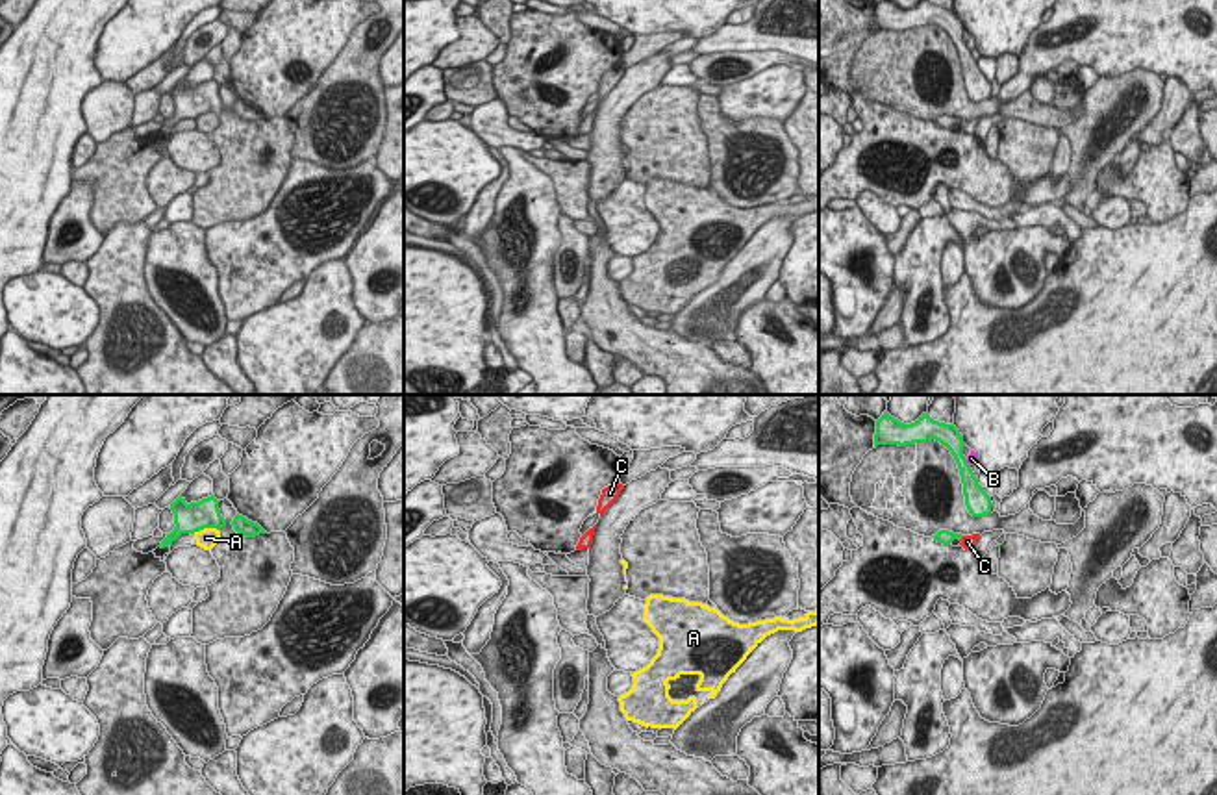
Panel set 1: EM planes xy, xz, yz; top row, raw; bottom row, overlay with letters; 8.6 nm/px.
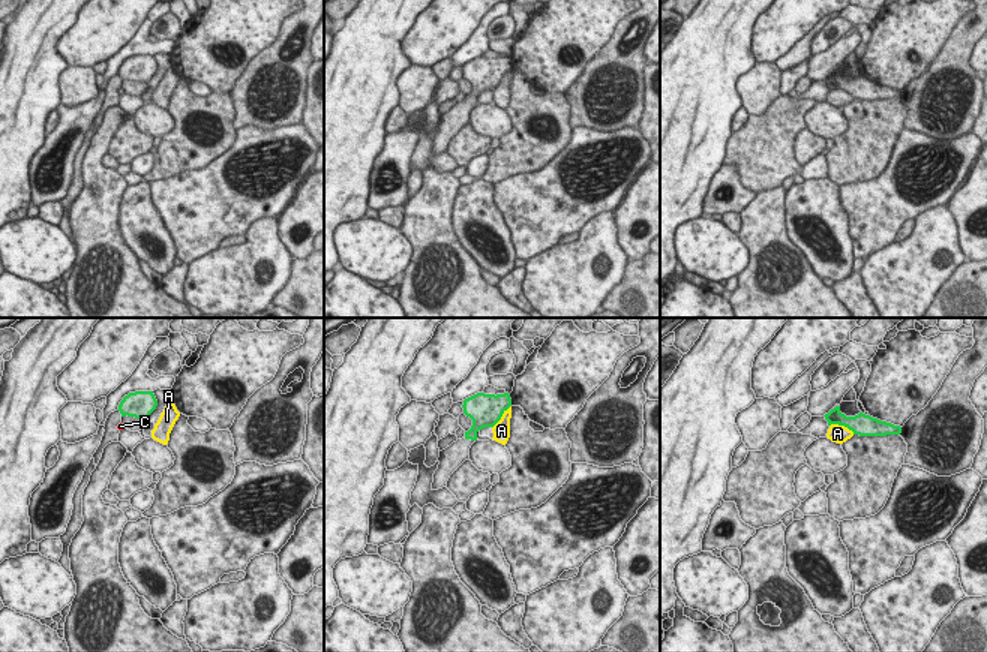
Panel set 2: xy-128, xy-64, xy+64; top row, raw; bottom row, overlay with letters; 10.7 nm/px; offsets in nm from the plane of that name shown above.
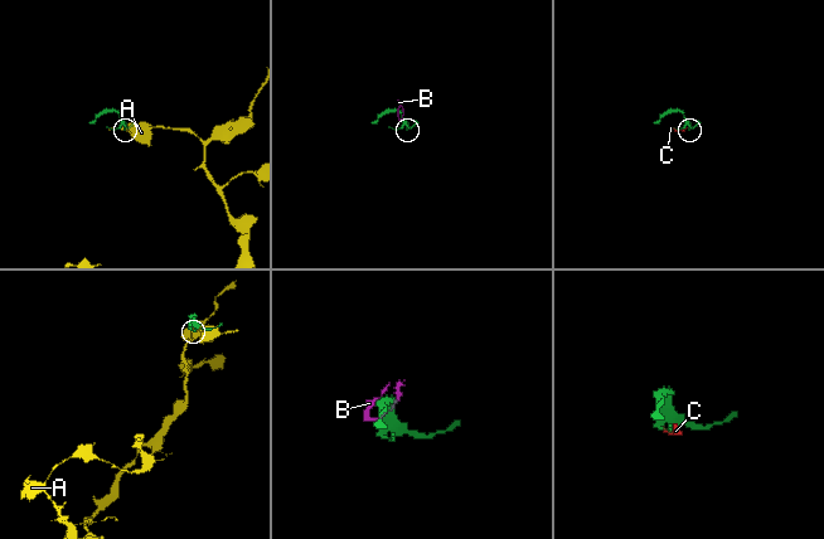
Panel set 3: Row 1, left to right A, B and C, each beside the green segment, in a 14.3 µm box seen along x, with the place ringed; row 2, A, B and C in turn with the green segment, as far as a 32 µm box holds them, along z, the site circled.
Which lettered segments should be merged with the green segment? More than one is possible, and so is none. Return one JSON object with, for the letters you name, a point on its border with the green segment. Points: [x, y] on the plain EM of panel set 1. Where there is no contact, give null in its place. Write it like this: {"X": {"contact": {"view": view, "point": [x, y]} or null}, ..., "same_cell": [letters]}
{"same_cell": []}

